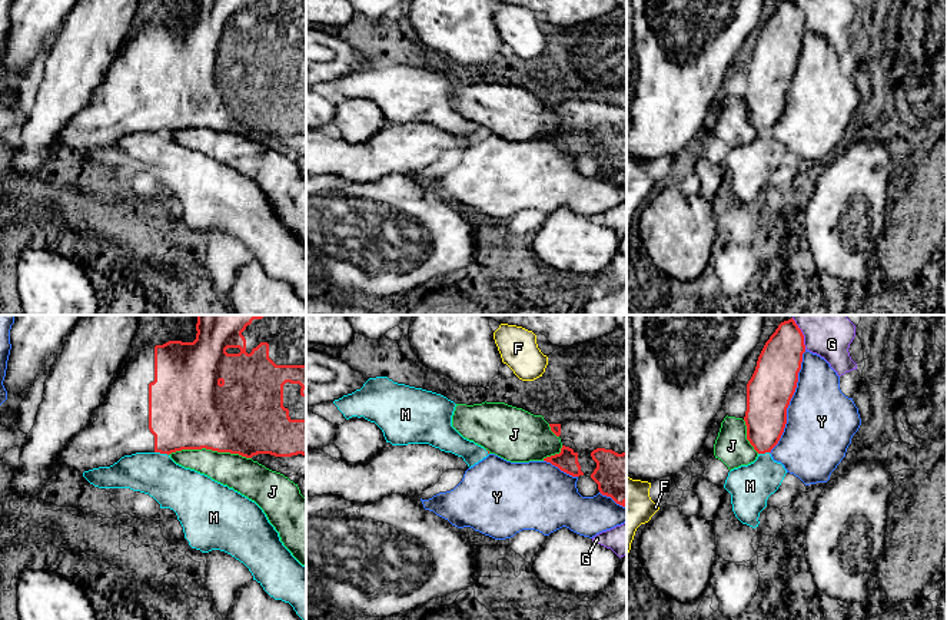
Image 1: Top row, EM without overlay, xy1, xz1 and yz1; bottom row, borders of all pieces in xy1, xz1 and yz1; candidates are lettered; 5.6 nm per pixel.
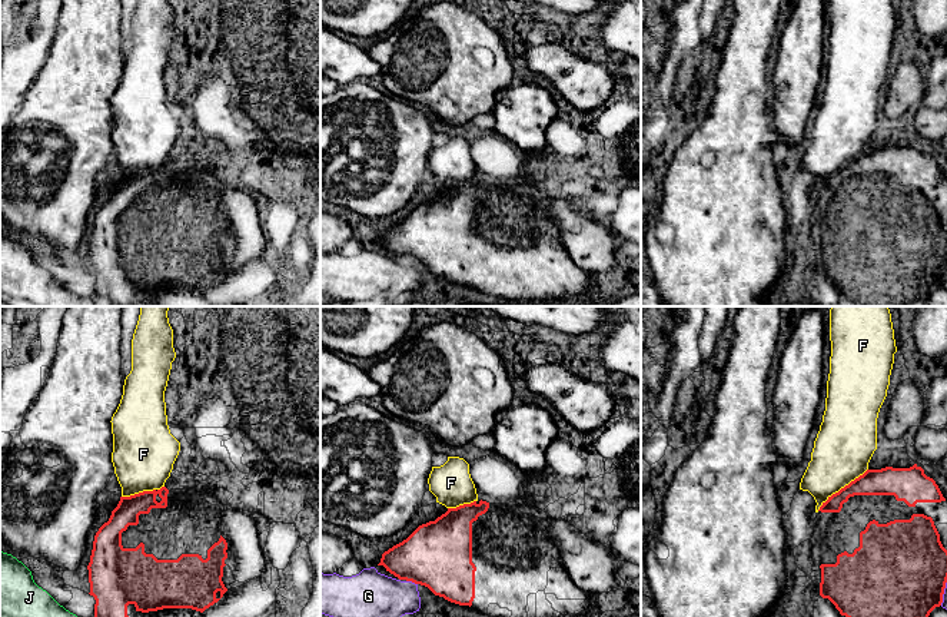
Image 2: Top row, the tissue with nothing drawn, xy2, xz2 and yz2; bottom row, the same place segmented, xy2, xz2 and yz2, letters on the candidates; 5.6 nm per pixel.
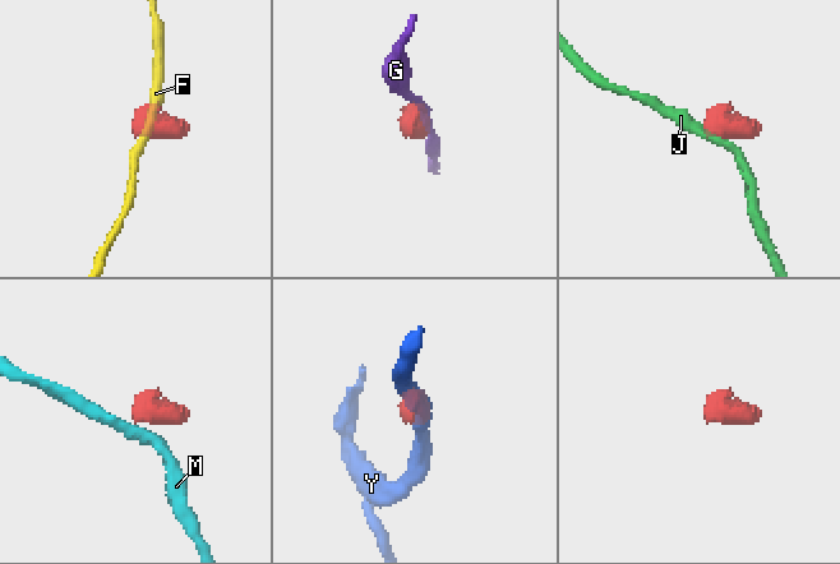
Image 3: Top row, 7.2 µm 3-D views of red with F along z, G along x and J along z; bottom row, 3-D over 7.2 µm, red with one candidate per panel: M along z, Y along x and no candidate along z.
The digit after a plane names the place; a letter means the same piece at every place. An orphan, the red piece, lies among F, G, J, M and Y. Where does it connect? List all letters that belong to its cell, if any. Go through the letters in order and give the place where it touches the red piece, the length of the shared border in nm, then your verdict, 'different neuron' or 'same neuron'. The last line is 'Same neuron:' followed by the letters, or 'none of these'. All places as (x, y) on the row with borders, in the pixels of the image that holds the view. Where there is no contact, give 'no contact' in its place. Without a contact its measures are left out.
F: yz2 (841, 488) | 380 nm | different neuron
G: xz2 (412, 581) | 70 nm | different neuron
J: xy1 (209, 448) | 480 nm | different neuron
M: xy1 (162, 453) | 80 nm | different neuron
Y: yz1 (790, 400) | 600 nm | different neuron
Same neuron: none of these

